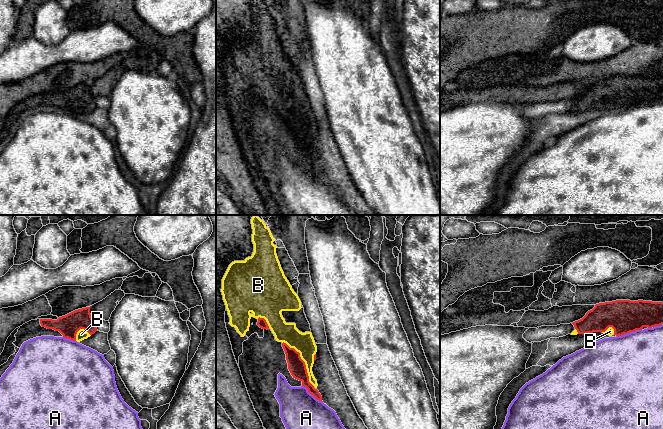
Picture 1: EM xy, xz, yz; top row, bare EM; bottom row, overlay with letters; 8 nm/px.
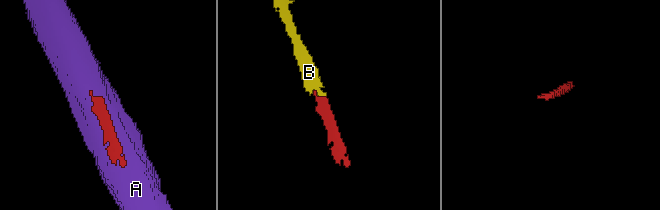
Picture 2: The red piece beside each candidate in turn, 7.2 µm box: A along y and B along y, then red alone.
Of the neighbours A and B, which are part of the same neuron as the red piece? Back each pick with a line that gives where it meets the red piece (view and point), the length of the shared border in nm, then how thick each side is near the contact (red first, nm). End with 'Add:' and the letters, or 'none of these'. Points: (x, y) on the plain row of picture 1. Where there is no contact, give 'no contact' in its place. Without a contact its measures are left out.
B: meets red in xz at (304, 138); contact 440 nm long; 140 nm thick on the red side, 170 nm on the other
Add: B

